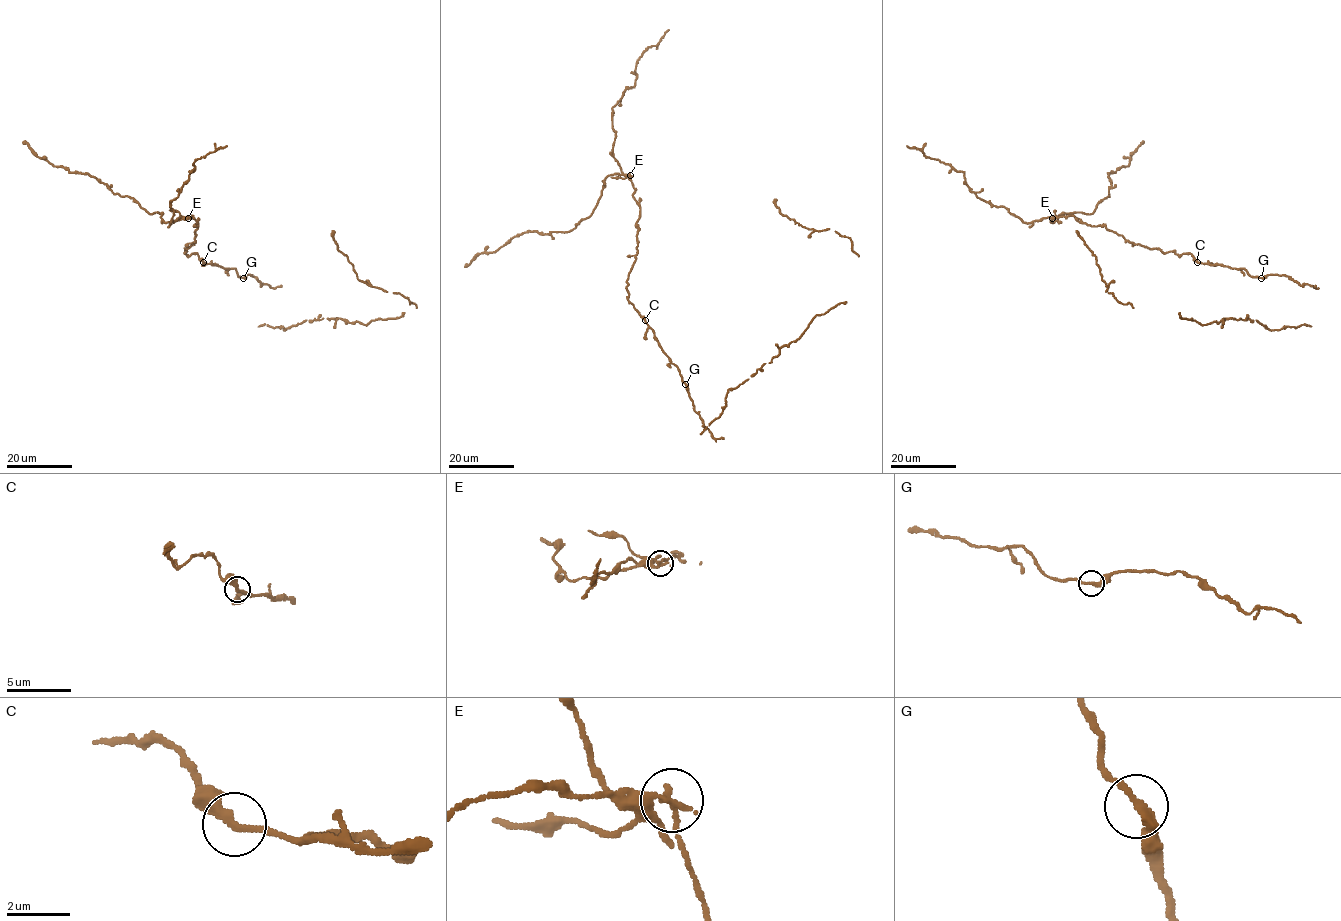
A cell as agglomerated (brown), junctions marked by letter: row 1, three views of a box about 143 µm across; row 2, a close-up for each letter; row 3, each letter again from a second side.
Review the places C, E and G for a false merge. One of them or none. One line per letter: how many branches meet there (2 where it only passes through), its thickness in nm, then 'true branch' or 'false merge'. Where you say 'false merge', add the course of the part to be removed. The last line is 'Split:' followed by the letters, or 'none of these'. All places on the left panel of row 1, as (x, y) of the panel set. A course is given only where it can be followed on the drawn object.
C: 2 branches meet; 280 nm thick; true branch
E: 2 branches meet; 260 nm thick; false merge; foreign part runs (187, 218), (164, 222), (161, 213), (149, 214), (132, 198), (114, 193), (94, 177), (53, 165), (23, 142)
G: 2 branches meet; 260 nm thick; true branch
Split: E

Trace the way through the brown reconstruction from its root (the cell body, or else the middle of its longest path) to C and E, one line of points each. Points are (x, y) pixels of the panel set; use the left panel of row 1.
C: (243, 278), (238, 276), (234, 268), (203, 262)
E: (243, 278), (234, 268), (184, 253), (195, 242), (198, 225), (193, 216), (187, 218)

